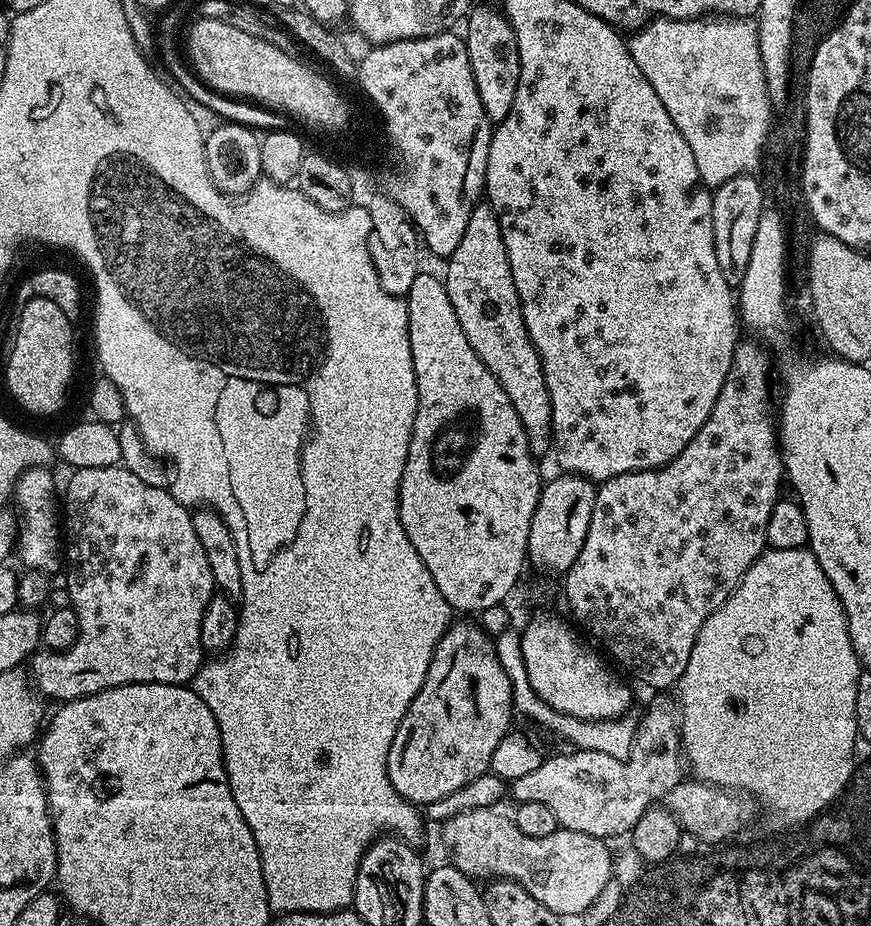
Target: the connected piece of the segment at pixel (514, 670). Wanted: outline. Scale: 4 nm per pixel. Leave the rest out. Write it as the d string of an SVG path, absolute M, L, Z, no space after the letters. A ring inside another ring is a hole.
M509 626L509 628L502 630L494 638L498 662L502 666L502 670L506 670L506 674L510 678L513 709L519 715L521 712L522 715L529 716L532 720L537 720L542 727L550 728L552 731L557 732L562 739L569 740L572 743L569 745L573 749L598 750L602 754L610 754L619 760L631 757L634 752L634 724L631 724L628 718L617 718L615 720L583 720L582 718L574 718L570 714L562 714L558 710L546 706L546 702L542 702L542 698L538 698L538 694L534 694L534 686L530 686L530 678L526 676L526 662L522 658L522 638L520 633L521 629L519 627Z

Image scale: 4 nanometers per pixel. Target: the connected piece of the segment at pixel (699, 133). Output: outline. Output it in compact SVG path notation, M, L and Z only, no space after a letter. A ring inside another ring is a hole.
M653 18L642 28L627 37L628 49L638 62L638 70L654 86L654 94L662 98L666 114L674 118L674 126L690 142L694 163L698 165L701 181L714 190L722 182L735 176L755 173L761 167L770 131L768 119L774 105L768 99L762 54L758 50L755 23L748 18L697 18L694 20L669 20Z

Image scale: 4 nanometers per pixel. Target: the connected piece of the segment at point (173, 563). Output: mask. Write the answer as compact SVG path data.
M123 466L75 469L64 496L62 492L66 552L68 548L67 603L76 614L80 632L64 651L40 650L31 657L31 683L49 701L77 700L127 684L187 685L206 660L200 644L202 614L217 587L194 532L193 513L178 503L167 487L155 488Z

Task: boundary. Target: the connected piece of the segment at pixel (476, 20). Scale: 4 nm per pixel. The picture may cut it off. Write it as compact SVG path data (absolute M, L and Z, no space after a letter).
M473 7L466 17L466 43L470 54L470 66L474 70L474 82L478 86L478 98L482 98L482 110L486 110L488 119L499 122L510 114L510 106L514 106L514 94L520 85L520 59L518 58L518 42L514 38L512 24L504 17L499 7Z

